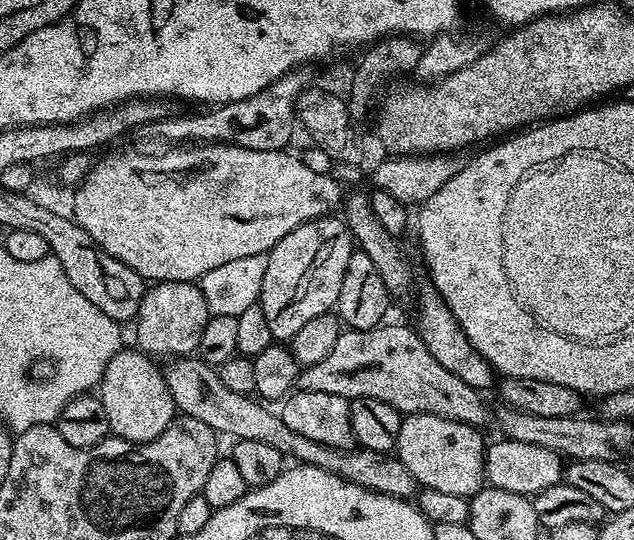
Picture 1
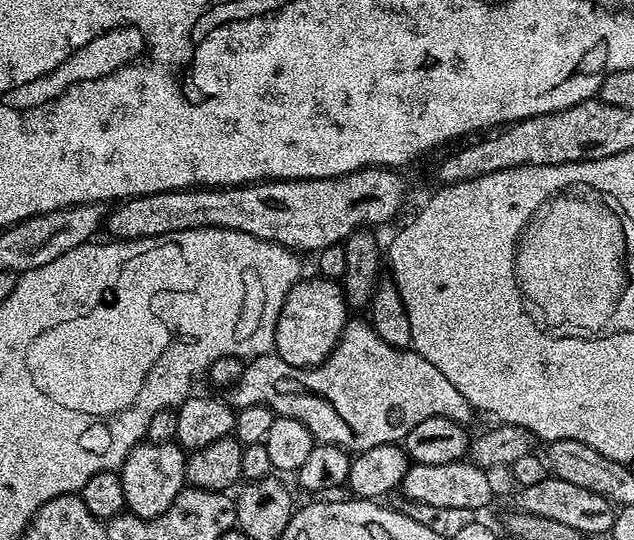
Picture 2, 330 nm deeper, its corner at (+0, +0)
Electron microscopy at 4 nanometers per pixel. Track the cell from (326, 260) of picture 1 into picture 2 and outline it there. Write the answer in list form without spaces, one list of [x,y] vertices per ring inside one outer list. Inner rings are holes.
[[[301,278],[290,290],[276,323],[275,355],[295,368],[317,368],[340,343],[340,336],[350,319],[344,289],[332,280]]]

